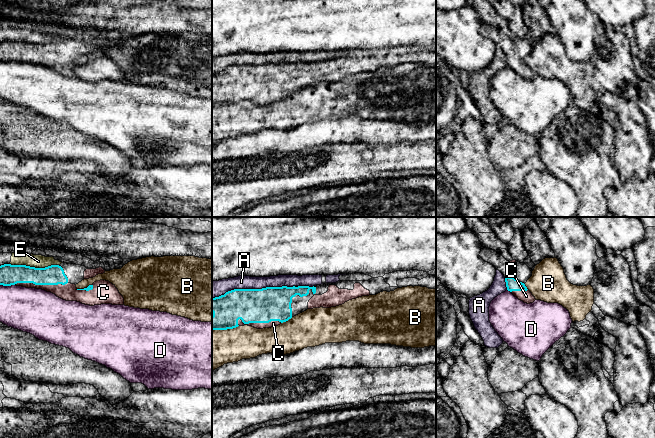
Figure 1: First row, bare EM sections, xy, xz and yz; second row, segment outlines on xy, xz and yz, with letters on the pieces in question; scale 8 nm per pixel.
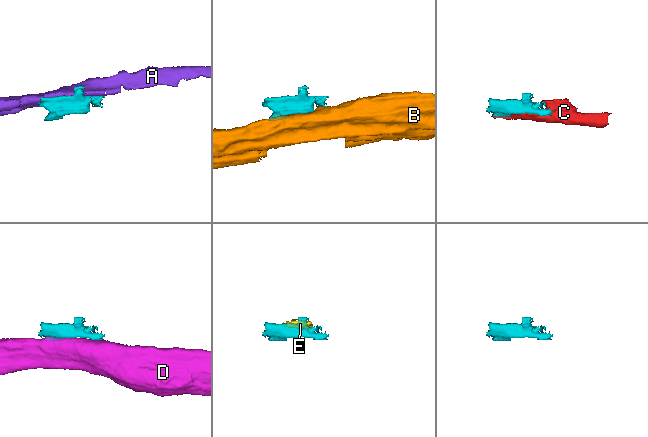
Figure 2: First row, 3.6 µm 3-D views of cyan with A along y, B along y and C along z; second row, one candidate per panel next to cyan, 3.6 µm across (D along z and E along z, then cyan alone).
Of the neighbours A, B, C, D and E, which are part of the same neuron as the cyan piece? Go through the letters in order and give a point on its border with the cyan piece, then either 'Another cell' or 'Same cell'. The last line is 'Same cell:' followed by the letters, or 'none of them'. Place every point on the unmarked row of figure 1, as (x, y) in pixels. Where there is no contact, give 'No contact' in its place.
A: Touches cyan at xz (253, 65). Another cell
B: Touches cyan at xz (286, 96). Another cell
C: Touches cyan at xy (40, 60). Same cell
D: Touches cyan at xy (7, 61). Another cell
E: Touches cyan at xy (34, 43). Another cell
Same cell: C

